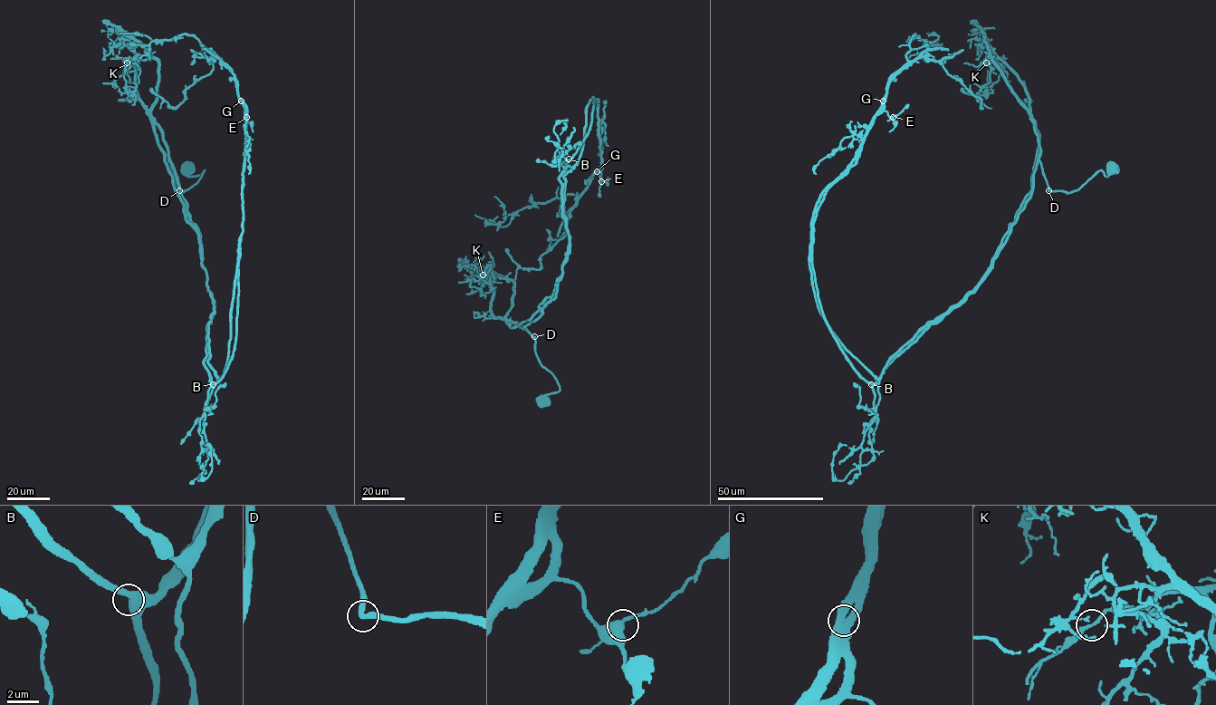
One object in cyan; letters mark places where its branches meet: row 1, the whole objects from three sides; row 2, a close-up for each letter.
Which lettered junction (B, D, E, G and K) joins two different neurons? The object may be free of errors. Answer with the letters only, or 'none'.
G

